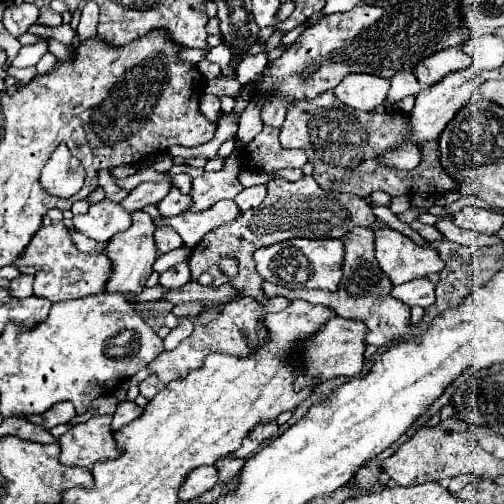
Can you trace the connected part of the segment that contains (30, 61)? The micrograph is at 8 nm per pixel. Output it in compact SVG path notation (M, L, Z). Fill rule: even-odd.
M44 41L22 46L12 65L18 67L34 66L48 51L48 45Z

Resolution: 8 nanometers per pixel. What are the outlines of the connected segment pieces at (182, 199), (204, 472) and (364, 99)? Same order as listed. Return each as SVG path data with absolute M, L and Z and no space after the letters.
M176 187L158 203L158 211L160 215L164 217L174 217L174 215L180 215L184 209L188 209L188 205L192 205L192 199L190 195L184 195L180 193Z
M196 467L190 475L188 481L184 481L184 485L178 491L180 501L190 501L206 491L210 491L214 485L218 483L218 471L214 467Z
M346 75L340 85L334 89L336 97L344 101L344 105L358 111L374 111L384 103L386 91L390 87L388 79L380 79L376 75Z

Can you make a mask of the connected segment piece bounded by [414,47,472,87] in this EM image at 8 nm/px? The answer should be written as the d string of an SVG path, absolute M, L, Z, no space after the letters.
M450 47L420 61L420 65L416 65L414 69L414 75L422 87L430 87L440 79L444 79L448 73L460 71L468 65L472 65L472 59L468 57L468 53L464 53L462 47Z

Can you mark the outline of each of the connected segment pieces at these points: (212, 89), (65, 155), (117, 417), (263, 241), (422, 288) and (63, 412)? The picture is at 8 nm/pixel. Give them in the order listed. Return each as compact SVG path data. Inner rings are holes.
M220 75L220 77L216 77L216 79L212 79L212 81L206 83L206 93L216 95L216 97L234 97L240 87L242 85L236 79Z
M60 145L60 149L52 153L50 161L44 165L40 175L42 189L46 189L46 193L56 197L72 197L78 191L76 179L68 179L64 183L64 161L76 161L76 157L70 155L66 145Z
M122 401L122 403L118 403L118 409L116 409L116 413L114 413L114 419L112 419L110 429L116 431L116 429L128 425L128 423L134 421L140 413L142 413L142 409L140 409L134 401Z
M274 177L268 181L268 195L262 201L260 207L242 211L240 217L232 223L226 223L210 233L204 235L204 239L192 249L190 255L190 271L192 279L198 281L202 273L210 273L214 277L214 285L232 283L238 291L244 295L248 293L258 303L264 303L268 297L262 291L262 277L254 269L254 251L260 247L268 247L280 241L288 241L294 237L306 237L306 239L342 239L344 233L348 233L356 225L370 227L374 223L374 213L366 199L346 193L328 193L320 189L320 185L314 181L314 177L302 177L298 181L286 181L282 177ZM232 257L238 261L238 275L226 277L220 271L220 259Z
M412 279L408 283L392 287L392 297L402 301L404 305L420 305L420 307L430 307L434 303L434 281L430 279Z
M60 403L60 405L54 405L52 409L48 409L46 413L40 415L40 425L50 429L50 427L56 427L60 423L70 423L74 417L76 417L74 405L72 403Z

